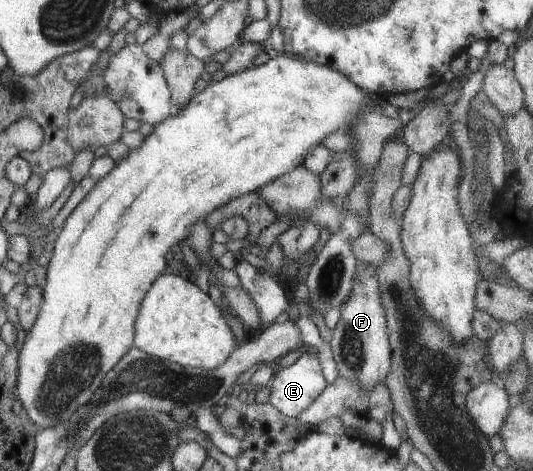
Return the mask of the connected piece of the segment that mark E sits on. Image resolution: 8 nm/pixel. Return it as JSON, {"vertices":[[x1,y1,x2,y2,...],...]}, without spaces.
{"vertices":[[303,352,297,361,289,367,276,368,269,387,271,394,268,402,271,403,281,414,288,417,296,417,303,414,311,404,317,400,317,396,328,385,323,372,318,354]]}

